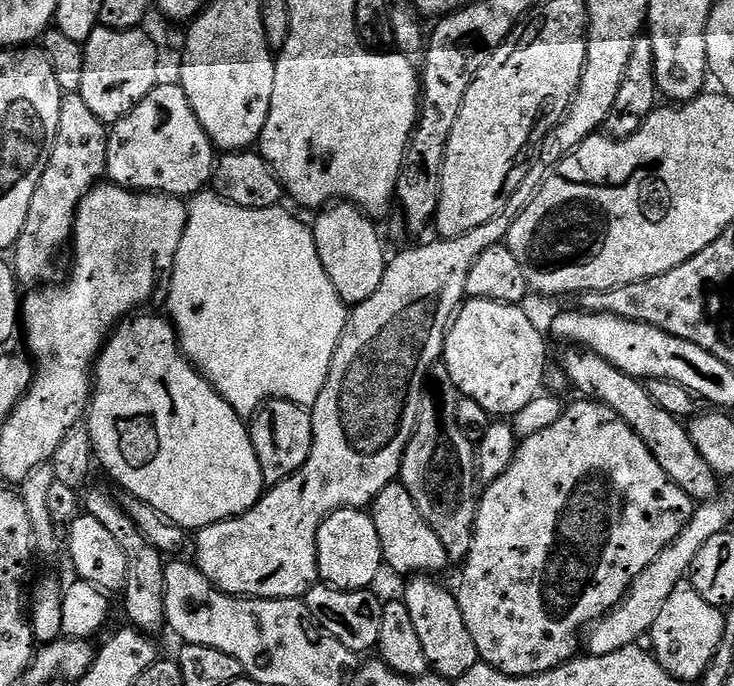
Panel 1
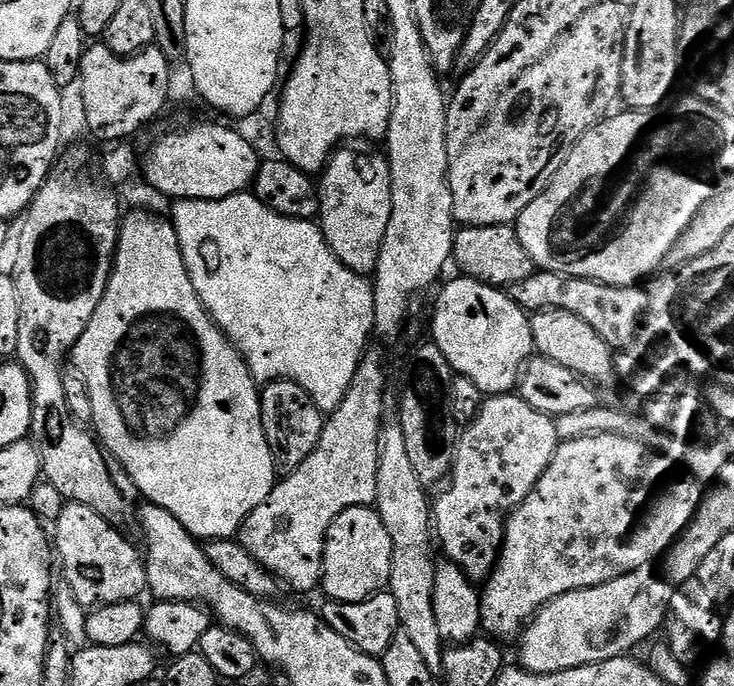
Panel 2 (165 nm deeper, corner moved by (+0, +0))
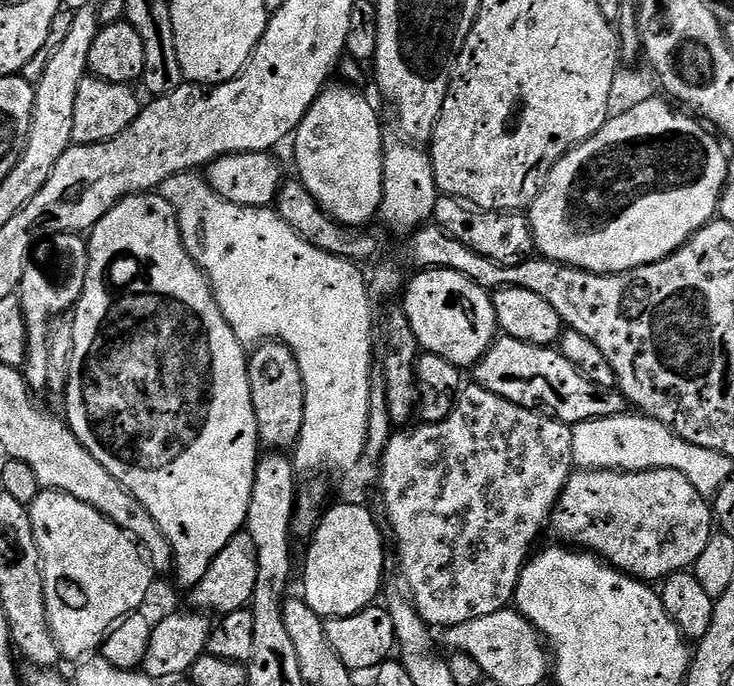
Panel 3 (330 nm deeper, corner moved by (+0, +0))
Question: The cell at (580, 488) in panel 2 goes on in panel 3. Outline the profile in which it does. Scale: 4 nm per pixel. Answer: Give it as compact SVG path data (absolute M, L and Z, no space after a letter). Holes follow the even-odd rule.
M576 470L570 479L566 482L566 486L562 490L562 494L558 498L558 502L554 506L550 517L550 528L553 528L558 535L561 536L563 543L568 546L575 546L580 550L587 550L602 560L608 561L612 567L617 568L620 572L626 573L627 576L635 576L637 580L645 582L663 582L668 577L673 576L675 572L683 572L691 569L695 565L702 550L706 550L706 542L710 542L710 538L714 534L714 517L712 514L711 503L702 494L698 494L698 490L694 490L694 486L690 486L686 474L678 474L678 470L646 470L645 472L590 472L587 470Z

